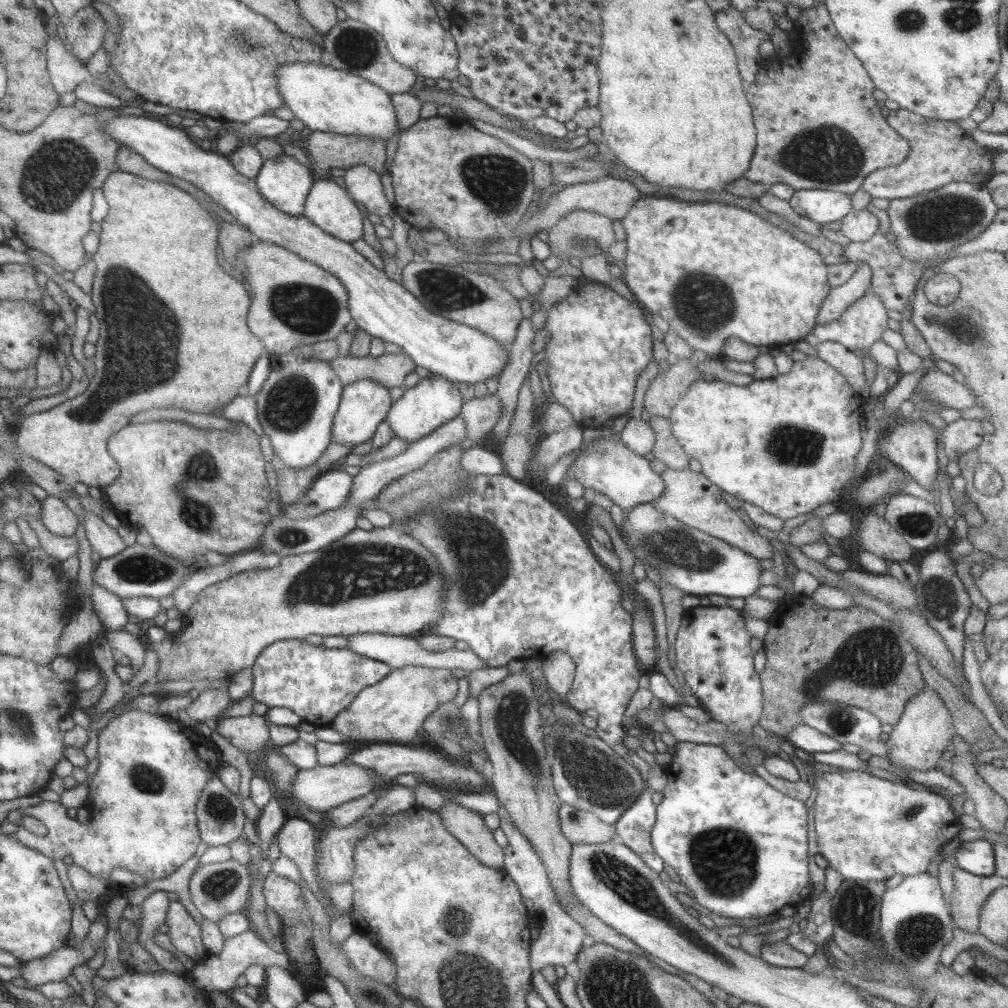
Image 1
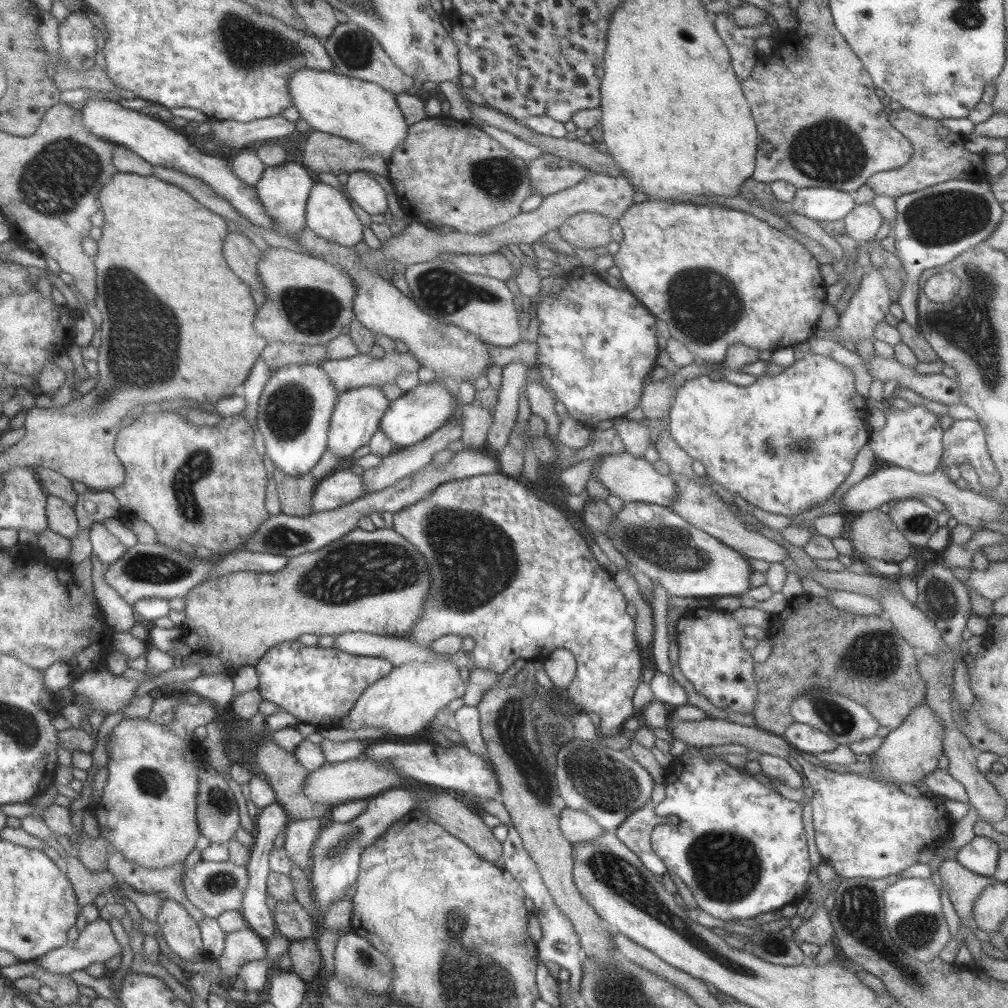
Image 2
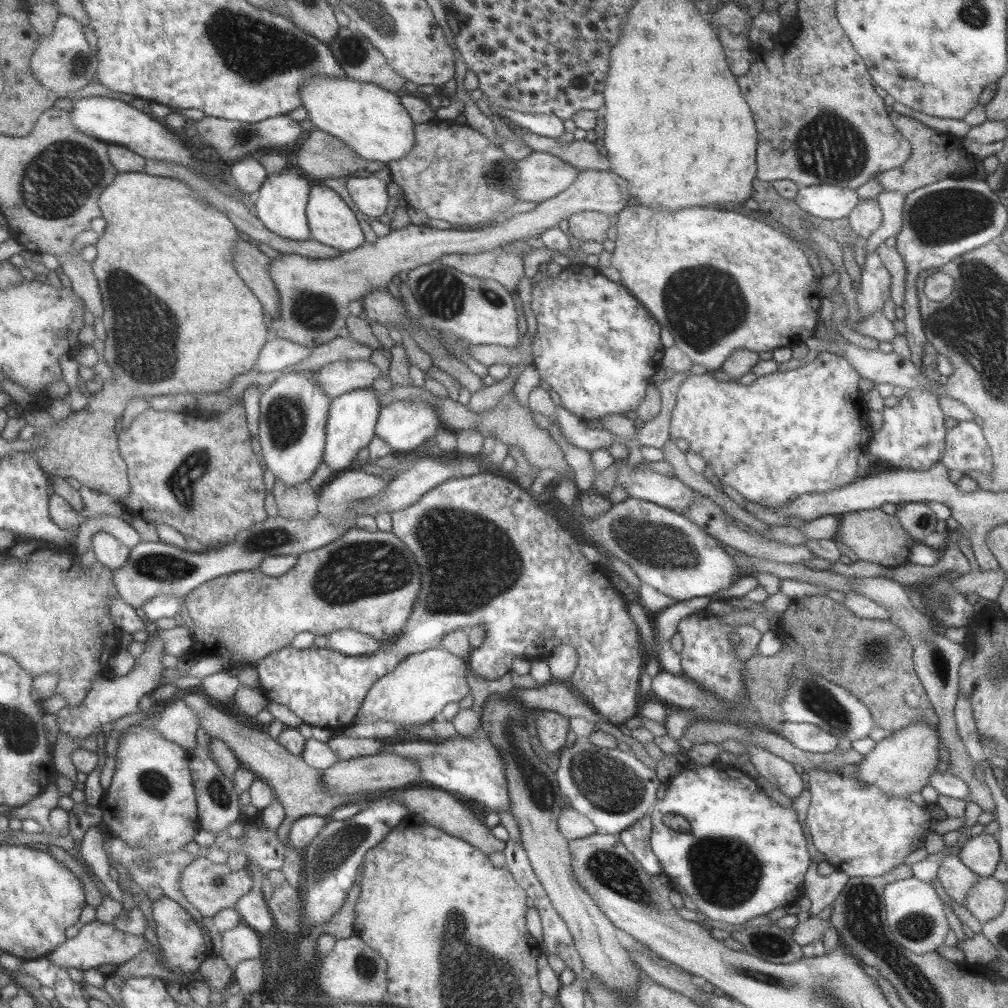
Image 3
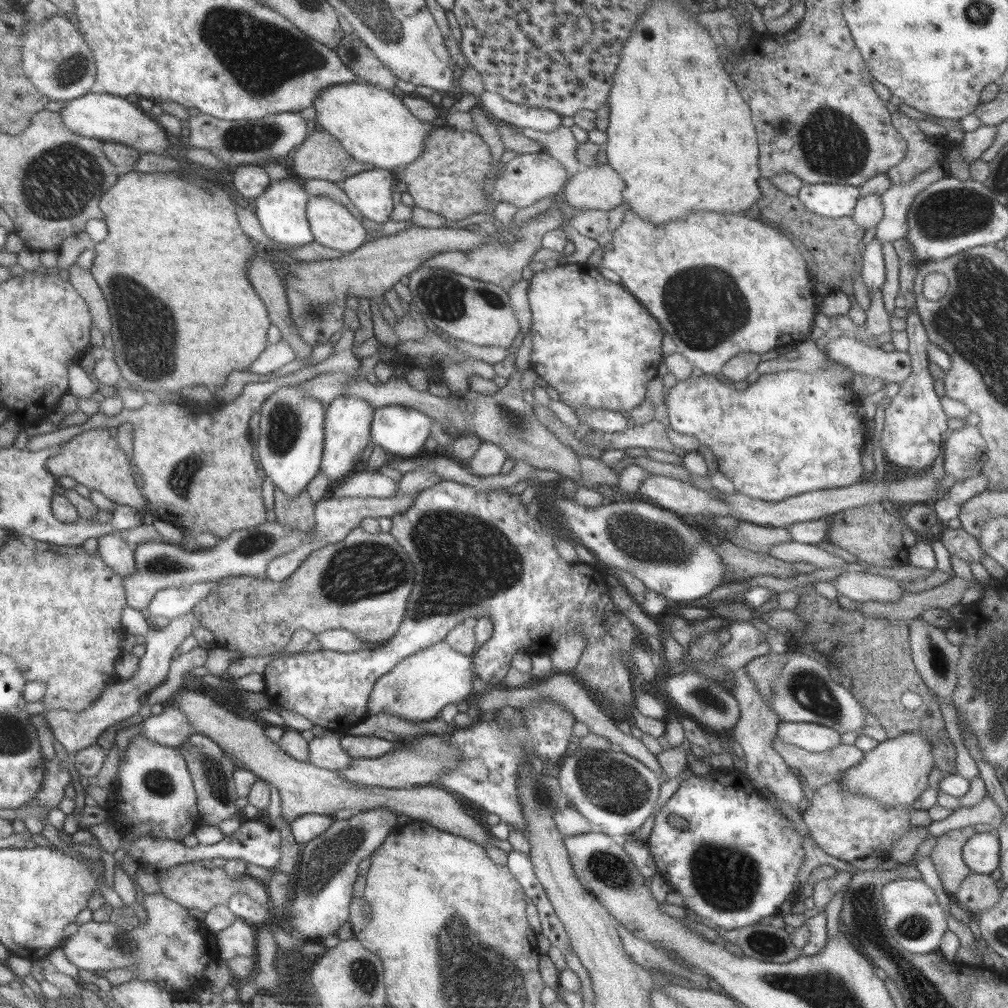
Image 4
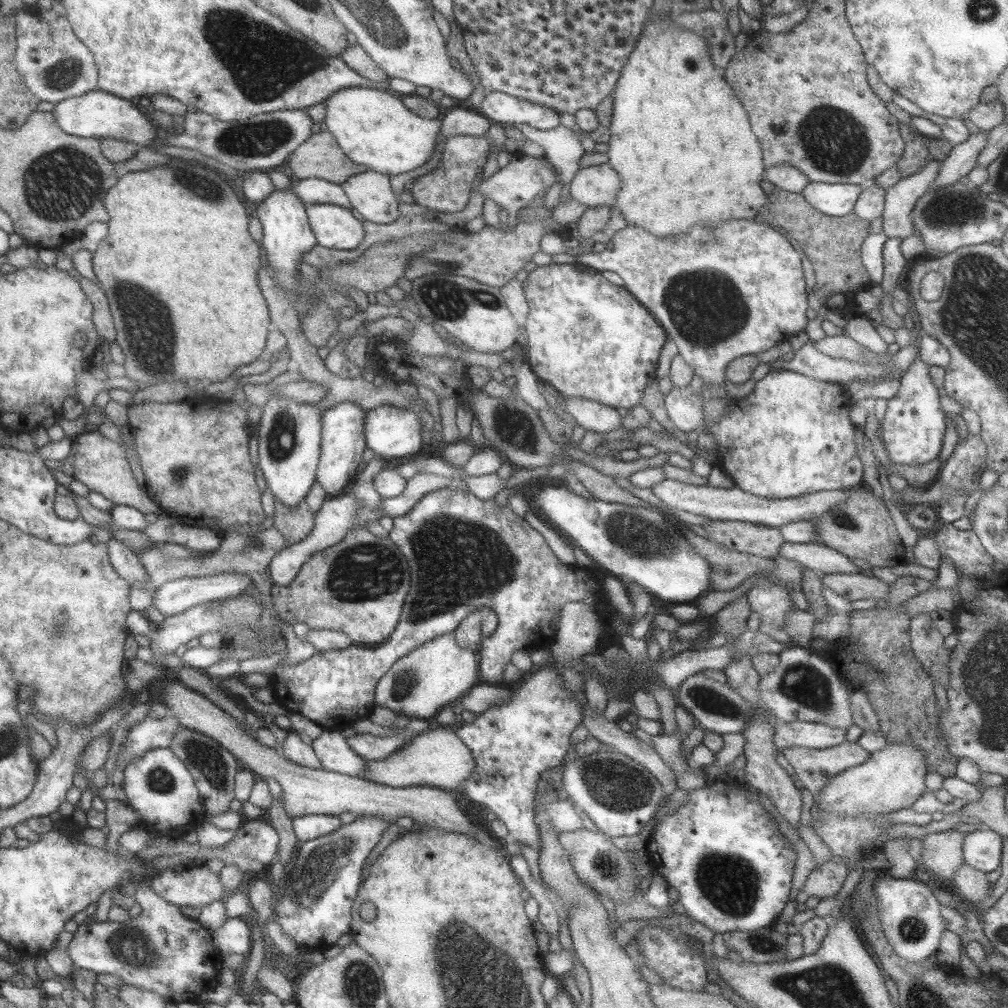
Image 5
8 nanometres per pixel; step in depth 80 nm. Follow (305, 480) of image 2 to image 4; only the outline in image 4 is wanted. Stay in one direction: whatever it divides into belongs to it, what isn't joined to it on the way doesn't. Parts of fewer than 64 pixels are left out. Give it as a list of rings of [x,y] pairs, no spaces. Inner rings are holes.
[[[275,488],[273,510],[276,521],[288,526],[293,532],[310,532],[315,524],[314,504],[306,489],[290,497]]]

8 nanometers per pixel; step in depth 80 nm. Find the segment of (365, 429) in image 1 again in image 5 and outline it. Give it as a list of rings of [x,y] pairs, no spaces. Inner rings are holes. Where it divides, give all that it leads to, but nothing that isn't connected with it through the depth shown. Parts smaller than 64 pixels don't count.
[[[339,402],[337,406],[321,411],[320,457],[316,478],[329,497],[345,494],[345,488],[357,475],[357,466],[365,450],[364,418],[366,409],[351,402]]]

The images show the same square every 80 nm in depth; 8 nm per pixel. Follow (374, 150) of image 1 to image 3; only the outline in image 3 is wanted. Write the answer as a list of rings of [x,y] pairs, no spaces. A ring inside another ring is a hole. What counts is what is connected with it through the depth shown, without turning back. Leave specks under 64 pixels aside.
[[[310,130],[307,139],[297,151],[297,168],[313,178],[351,176],[355,170],[377,172],[387,166],[376,160],[362,159],[342,140],[321,130]]]

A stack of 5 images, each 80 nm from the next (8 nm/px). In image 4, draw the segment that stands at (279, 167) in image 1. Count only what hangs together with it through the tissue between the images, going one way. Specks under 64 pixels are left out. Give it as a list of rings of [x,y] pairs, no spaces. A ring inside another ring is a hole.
[[[289,175],[282,180],[270,180],[259,196],[251,201],[251,209],[256,214],[263,232],[275,245],[275,251],[284,252],[287,248],[297,248],[313,241],[313,235],[306,219],[306,204],[308,194],[299,180],[294,175]]]

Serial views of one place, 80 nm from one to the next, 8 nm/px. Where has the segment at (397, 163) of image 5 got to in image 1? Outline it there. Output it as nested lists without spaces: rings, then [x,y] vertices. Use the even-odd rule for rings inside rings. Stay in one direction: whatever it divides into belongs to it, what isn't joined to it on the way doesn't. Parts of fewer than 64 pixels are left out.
[[[297,61],[277,65],[274,82],[284,105],[311,131],[371,136],[370,139],[383,139],[385,143],[399,129],[390,94],[351,72],[322,63]]]

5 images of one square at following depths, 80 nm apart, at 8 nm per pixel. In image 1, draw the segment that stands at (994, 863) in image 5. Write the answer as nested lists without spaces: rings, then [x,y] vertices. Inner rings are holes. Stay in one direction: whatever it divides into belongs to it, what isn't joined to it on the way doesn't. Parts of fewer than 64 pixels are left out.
[[[977,839],[962,842],[954,852],[955,866],[981,877],[994,875],[994,856],[992,843],[988,840]]]

